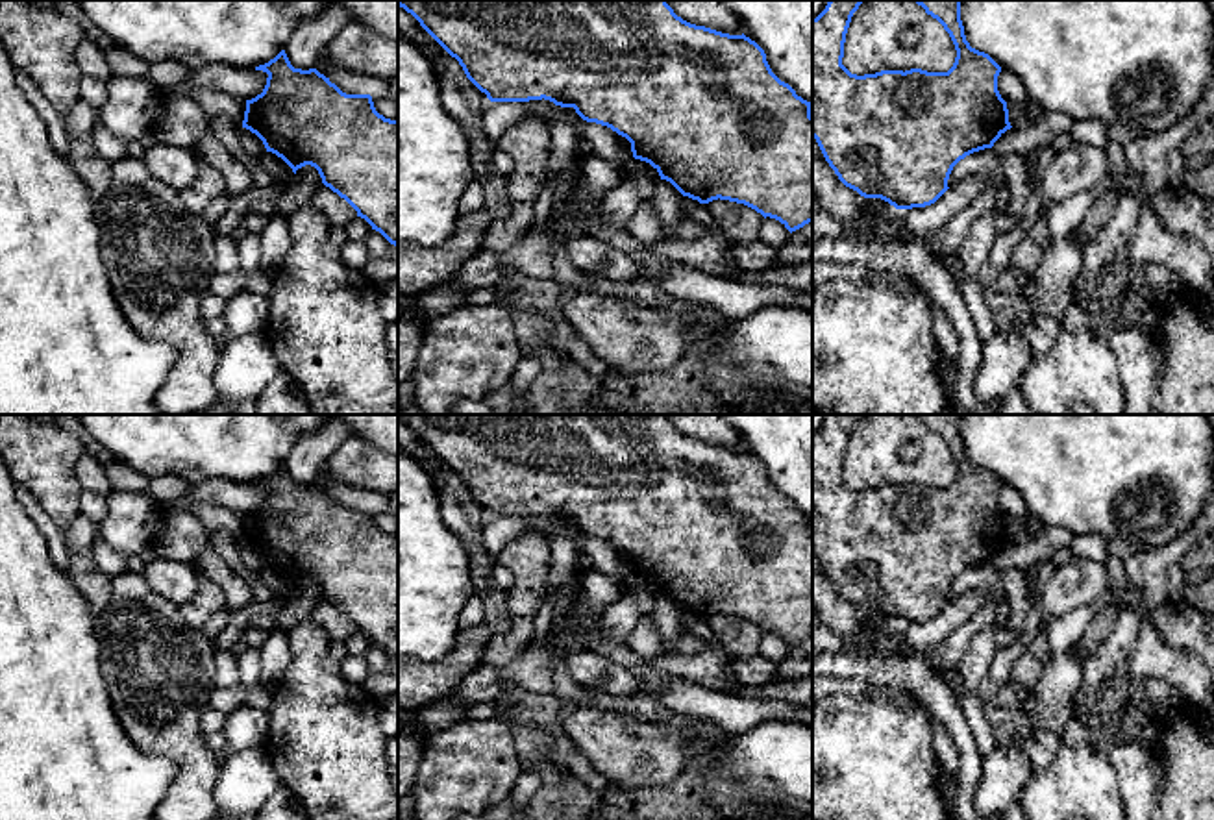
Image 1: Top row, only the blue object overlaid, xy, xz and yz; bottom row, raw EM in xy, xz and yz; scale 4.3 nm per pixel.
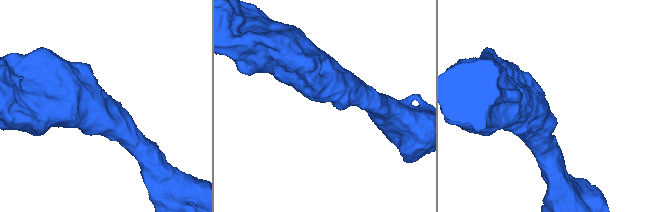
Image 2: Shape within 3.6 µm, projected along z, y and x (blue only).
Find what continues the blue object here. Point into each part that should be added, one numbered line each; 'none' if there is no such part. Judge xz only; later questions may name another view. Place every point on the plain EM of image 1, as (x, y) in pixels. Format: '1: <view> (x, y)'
none

